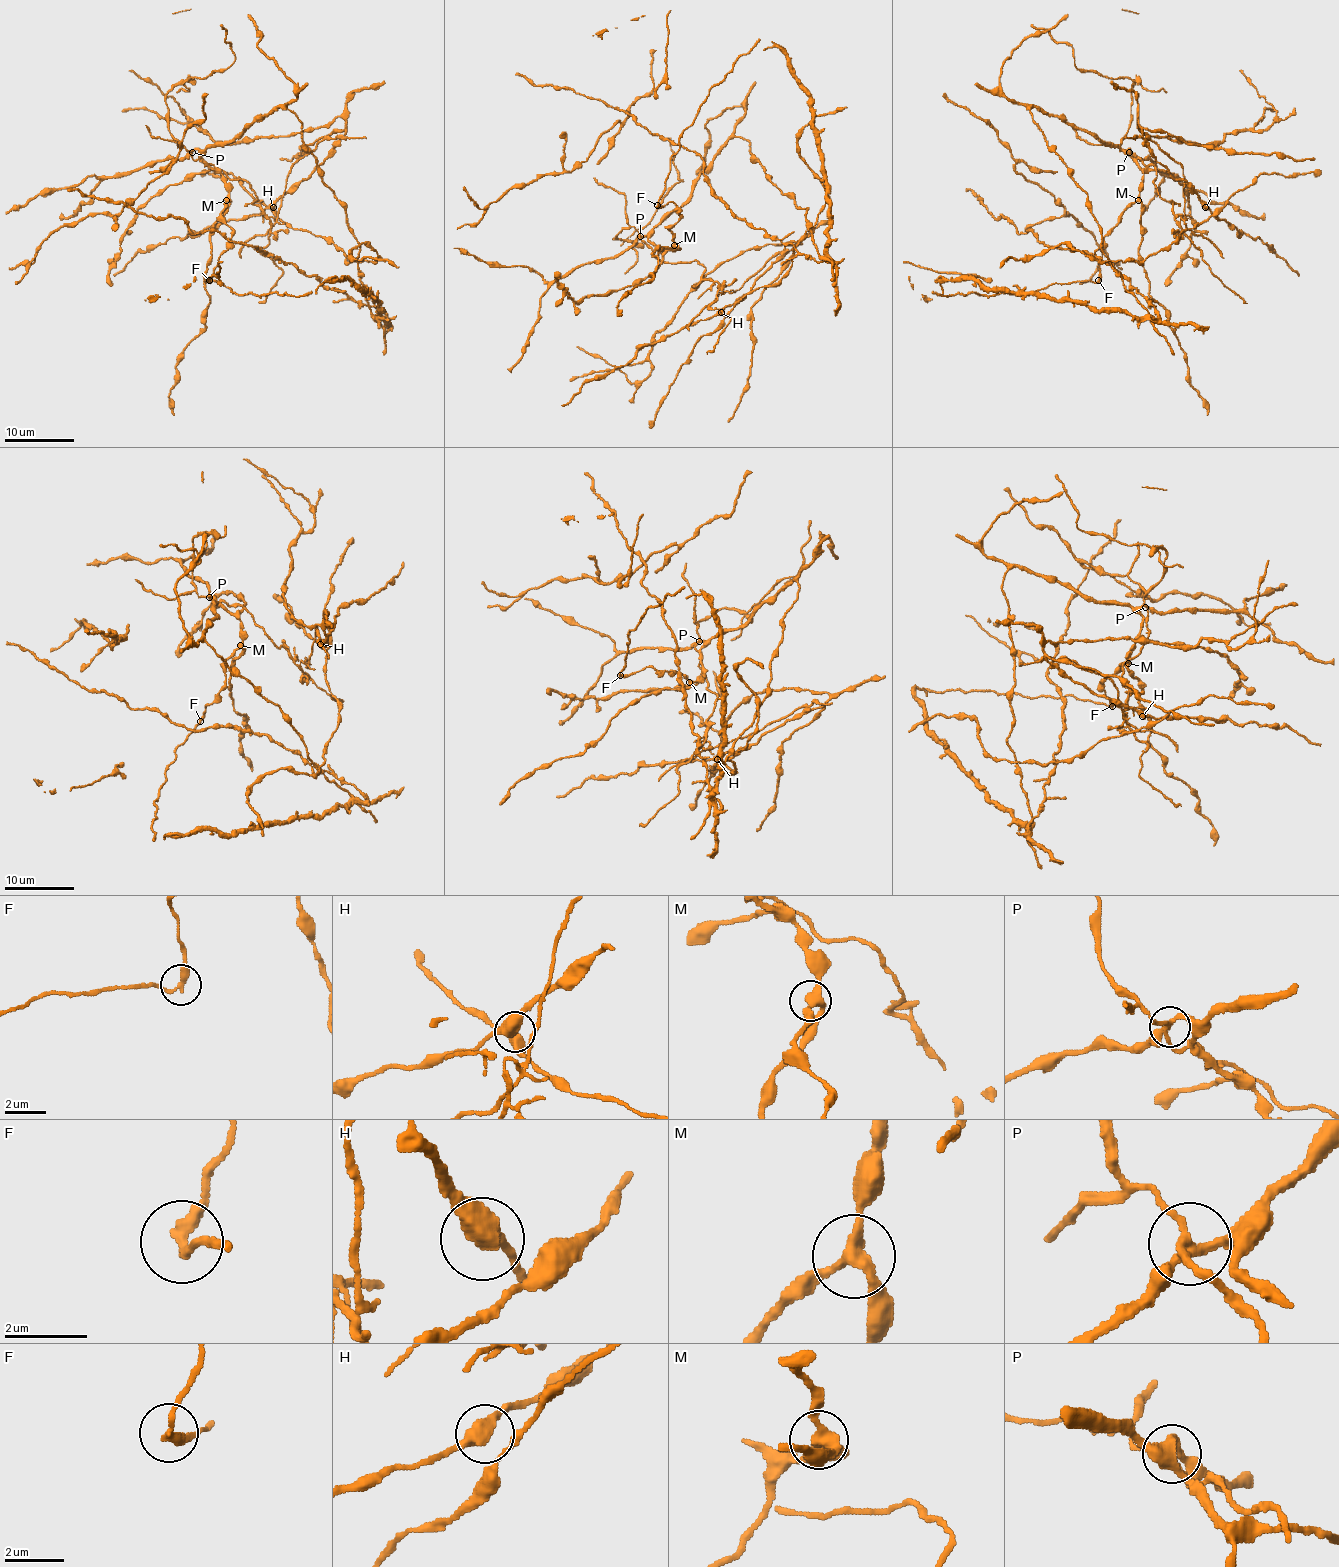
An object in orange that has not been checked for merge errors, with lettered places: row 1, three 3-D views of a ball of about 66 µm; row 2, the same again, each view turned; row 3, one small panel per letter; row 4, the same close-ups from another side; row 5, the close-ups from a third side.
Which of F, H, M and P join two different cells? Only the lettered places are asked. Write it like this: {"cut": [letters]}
{"cut": ["F", "P"]}

